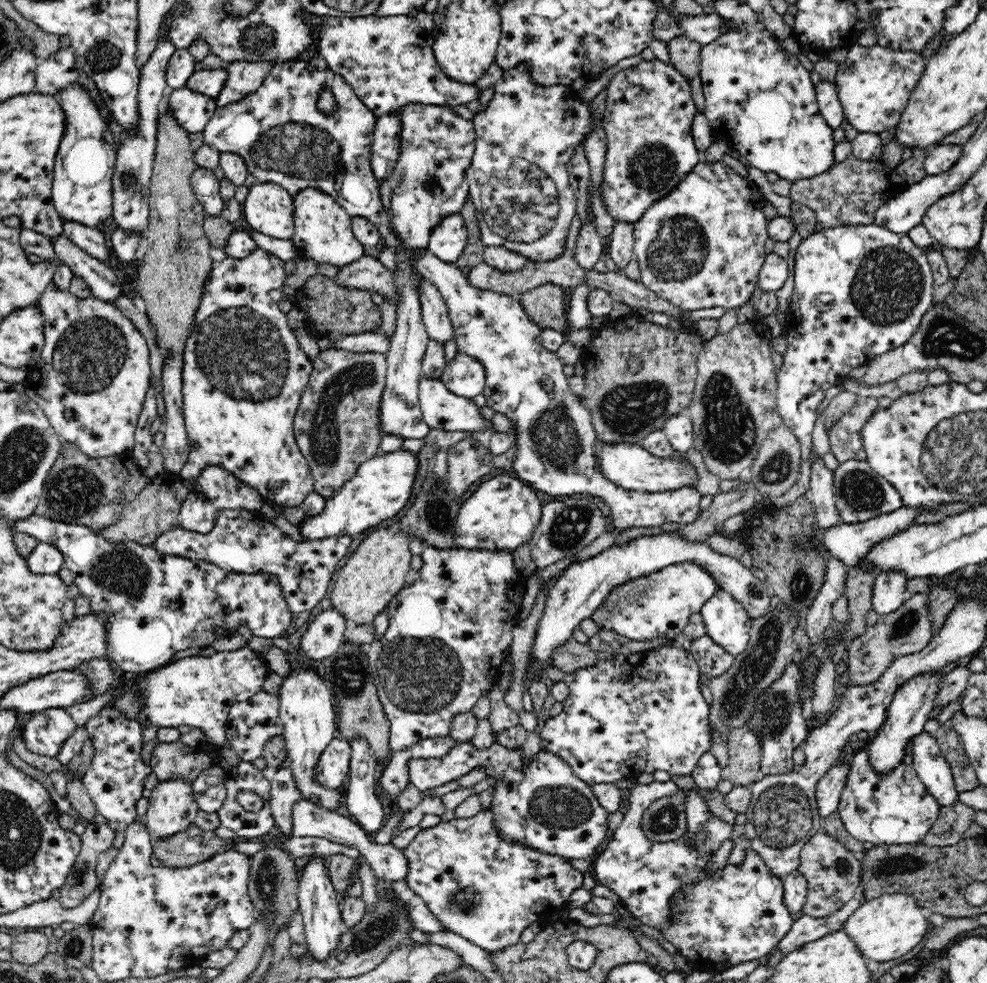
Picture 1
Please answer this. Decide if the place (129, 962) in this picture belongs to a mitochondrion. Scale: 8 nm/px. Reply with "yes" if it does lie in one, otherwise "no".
no

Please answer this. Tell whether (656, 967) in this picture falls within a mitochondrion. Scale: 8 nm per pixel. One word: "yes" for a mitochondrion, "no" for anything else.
no

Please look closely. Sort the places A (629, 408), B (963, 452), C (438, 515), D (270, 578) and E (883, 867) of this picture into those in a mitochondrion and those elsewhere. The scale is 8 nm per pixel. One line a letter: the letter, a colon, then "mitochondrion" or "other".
A: mitochondrion
B: mitochondrion
C: mitochondrion
D: other
E: mitochondrion

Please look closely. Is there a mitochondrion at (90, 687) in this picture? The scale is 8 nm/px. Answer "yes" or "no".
no

